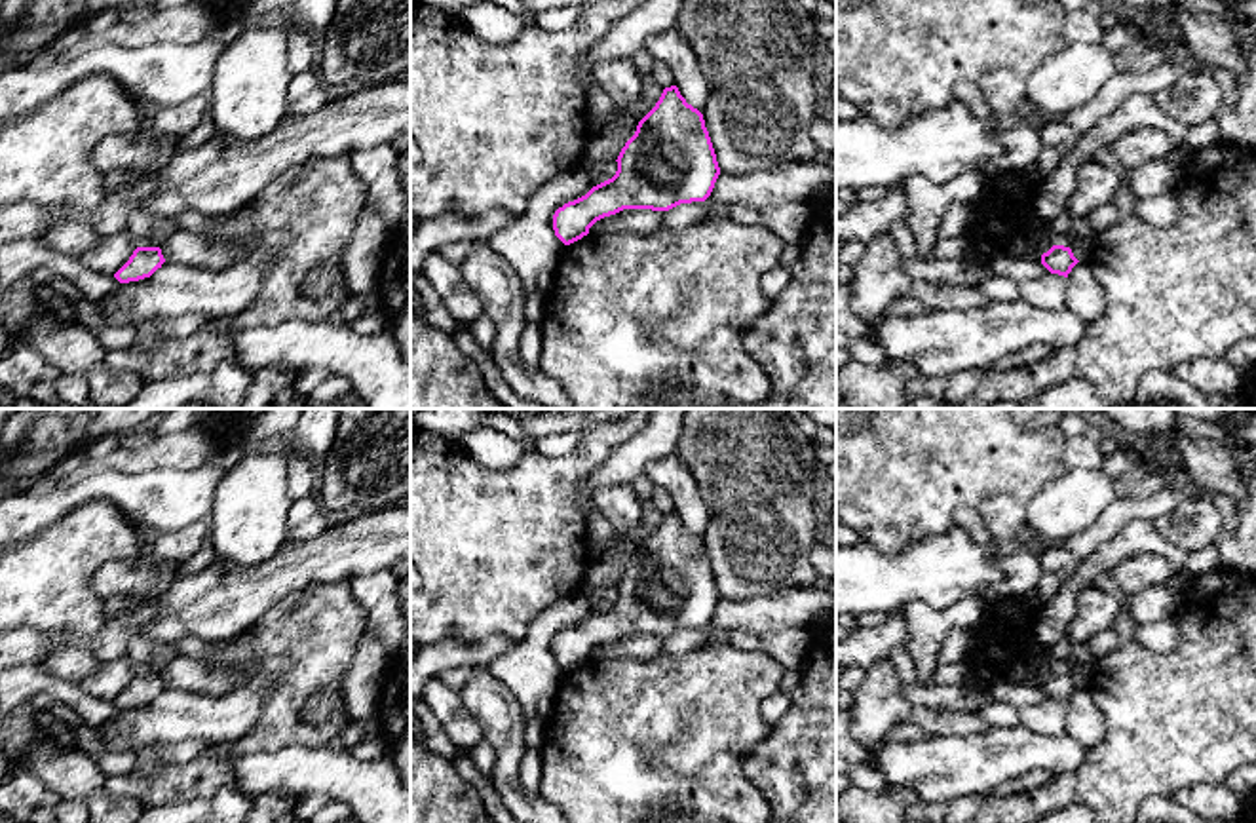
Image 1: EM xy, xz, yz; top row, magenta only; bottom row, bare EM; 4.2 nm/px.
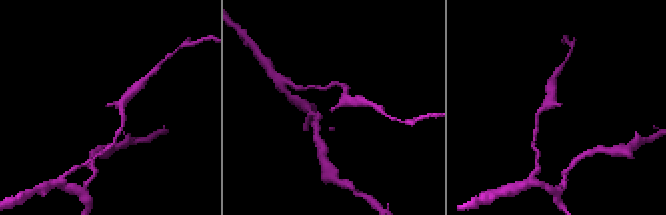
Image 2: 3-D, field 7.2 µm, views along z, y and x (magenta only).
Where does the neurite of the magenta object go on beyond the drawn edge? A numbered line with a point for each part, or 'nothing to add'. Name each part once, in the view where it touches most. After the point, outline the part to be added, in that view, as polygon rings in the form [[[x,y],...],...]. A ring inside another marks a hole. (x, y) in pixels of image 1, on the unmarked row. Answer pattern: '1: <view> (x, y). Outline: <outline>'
nothing to add

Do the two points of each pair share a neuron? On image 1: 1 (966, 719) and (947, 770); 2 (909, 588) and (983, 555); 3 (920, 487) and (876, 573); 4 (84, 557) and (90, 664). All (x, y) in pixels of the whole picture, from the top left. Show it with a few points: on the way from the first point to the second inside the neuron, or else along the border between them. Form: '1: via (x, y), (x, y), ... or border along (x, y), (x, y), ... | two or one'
1: border along (994, 727), (983, 732), (939, 734), (932, 738) | two
2: via (928, 571), (964, 565) | one
3: border along (928, 536), (897, 554), (861, 542) | two
4: via (80, 584), (82, 637) | one

